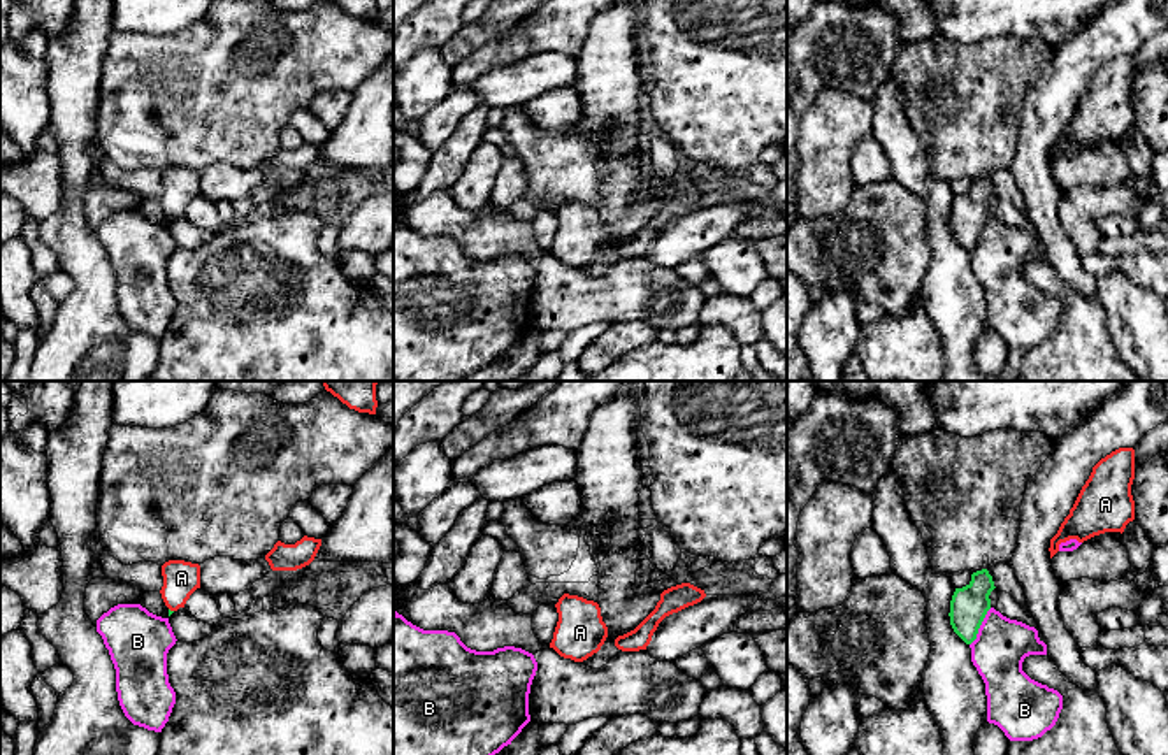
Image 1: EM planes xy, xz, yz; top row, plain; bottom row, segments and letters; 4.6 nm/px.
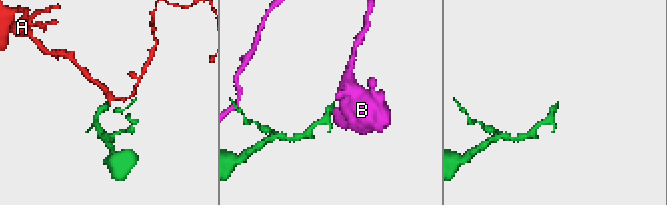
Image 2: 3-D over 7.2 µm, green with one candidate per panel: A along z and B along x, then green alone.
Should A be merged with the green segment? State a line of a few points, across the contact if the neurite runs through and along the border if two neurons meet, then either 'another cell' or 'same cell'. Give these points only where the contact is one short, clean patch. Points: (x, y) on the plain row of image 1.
line xy (169, 216), (181, 185); same cell

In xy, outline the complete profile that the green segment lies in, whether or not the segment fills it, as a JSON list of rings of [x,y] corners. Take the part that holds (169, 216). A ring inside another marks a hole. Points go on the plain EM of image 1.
[[[169,167],[162,172],[163,193],[160,197],[169,223],[184,214],[190,202],[200,195],[200,172],[184,167]]]

